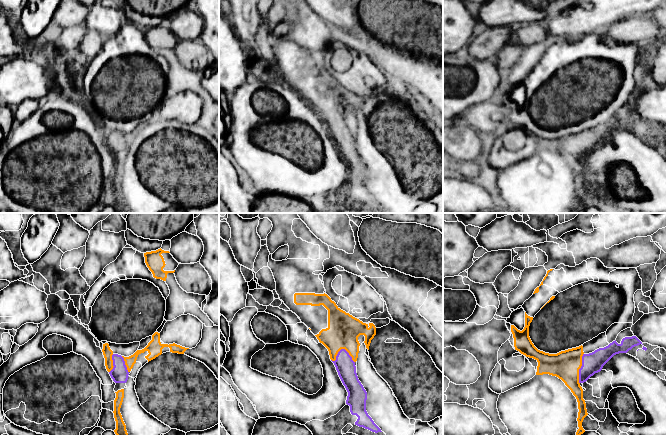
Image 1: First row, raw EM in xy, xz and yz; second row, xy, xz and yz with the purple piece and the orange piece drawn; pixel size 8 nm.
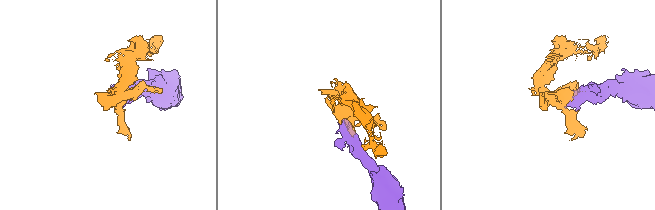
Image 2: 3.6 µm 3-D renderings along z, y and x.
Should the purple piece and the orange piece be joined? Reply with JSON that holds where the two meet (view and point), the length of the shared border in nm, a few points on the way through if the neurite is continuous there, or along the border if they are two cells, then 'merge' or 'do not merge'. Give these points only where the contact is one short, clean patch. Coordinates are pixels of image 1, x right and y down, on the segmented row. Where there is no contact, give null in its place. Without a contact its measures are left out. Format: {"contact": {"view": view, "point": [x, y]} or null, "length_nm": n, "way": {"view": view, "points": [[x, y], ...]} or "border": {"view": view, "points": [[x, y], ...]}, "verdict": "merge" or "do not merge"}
{"contact": {"view": "xz", "point": [342, 349]}, "length_nm": 190, "way": {"view": "xz", "points": [[345, 366], [342, 349], [343, 330]]}, "verdict": "merge"}

